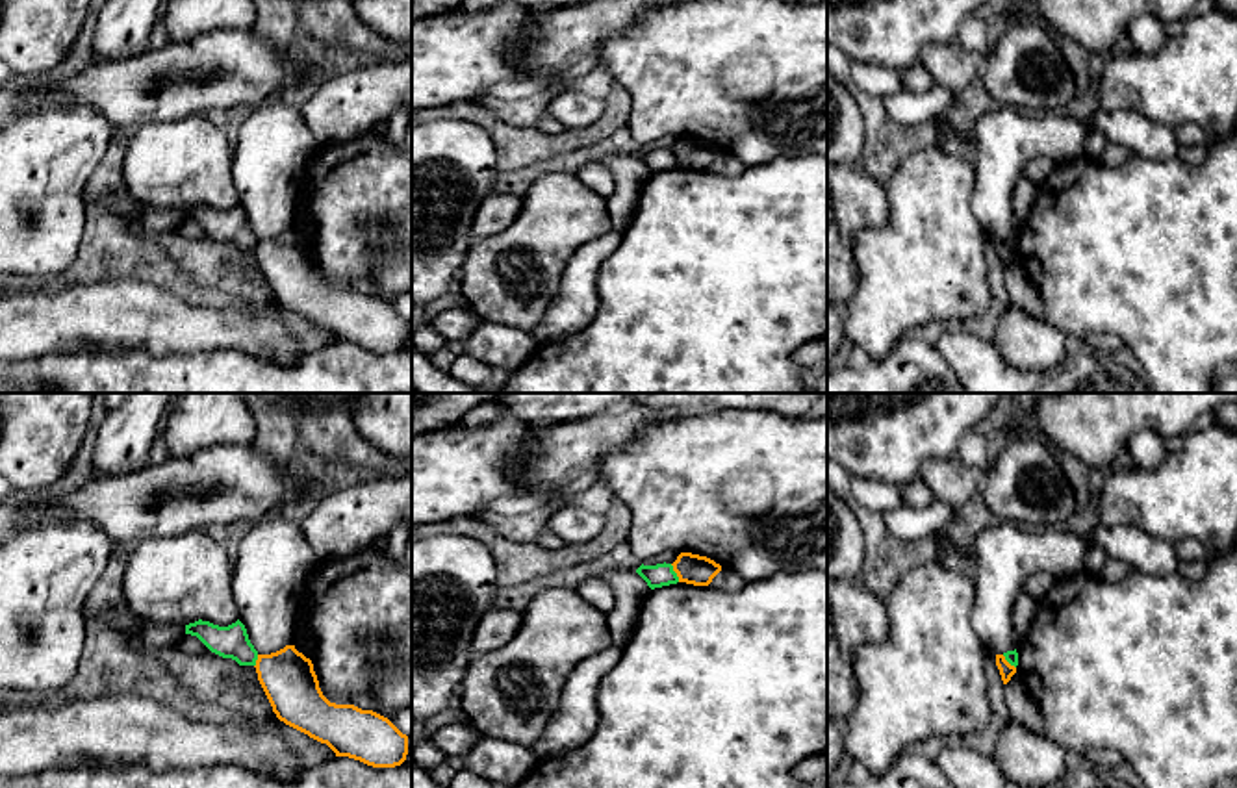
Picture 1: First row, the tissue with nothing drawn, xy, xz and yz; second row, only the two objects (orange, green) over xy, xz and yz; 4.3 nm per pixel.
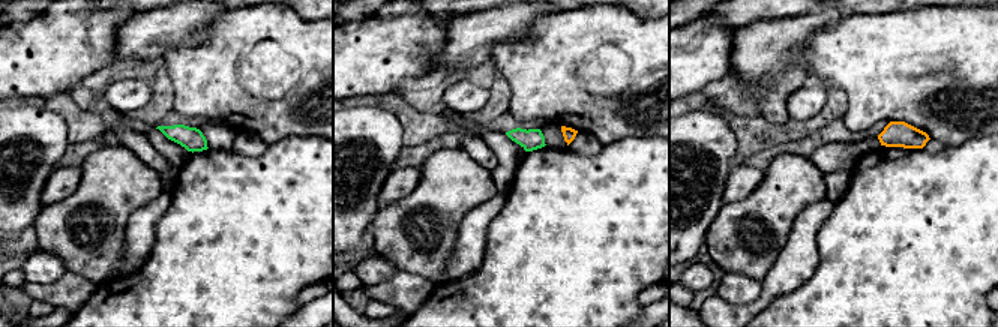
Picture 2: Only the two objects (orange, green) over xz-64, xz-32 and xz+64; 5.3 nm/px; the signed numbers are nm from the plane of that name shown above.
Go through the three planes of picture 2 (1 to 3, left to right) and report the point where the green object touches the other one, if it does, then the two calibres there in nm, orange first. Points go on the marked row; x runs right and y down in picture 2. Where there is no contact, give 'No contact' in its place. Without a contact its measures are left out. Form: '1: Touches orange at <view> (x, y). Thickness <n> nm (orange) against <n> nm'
1: No contact
2: No contact
3: No contact

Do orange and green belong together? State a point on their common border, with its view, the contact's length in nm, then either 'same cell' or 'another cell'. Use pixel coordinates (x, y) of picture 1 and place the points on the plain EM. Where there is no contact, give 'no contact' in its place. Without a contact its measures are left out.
xz (675, 156) | 90 nm | another cell

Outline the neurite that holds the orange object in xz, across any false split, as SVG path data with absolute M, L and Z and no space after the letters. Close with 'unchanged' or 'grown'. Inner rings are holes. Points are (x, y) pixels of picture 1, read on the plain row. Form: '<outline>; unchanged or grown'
M681 137L671 150L679 161L679 167L694 171L708 171L721 156L721 150L714 145L692 137Z; unchanged

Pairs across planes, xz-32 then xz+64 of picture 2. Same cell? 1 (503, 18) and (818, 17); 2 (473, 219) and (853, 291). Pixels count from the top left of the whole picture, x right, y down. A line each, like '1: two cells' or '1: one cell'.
1: one cell
2: two cells

